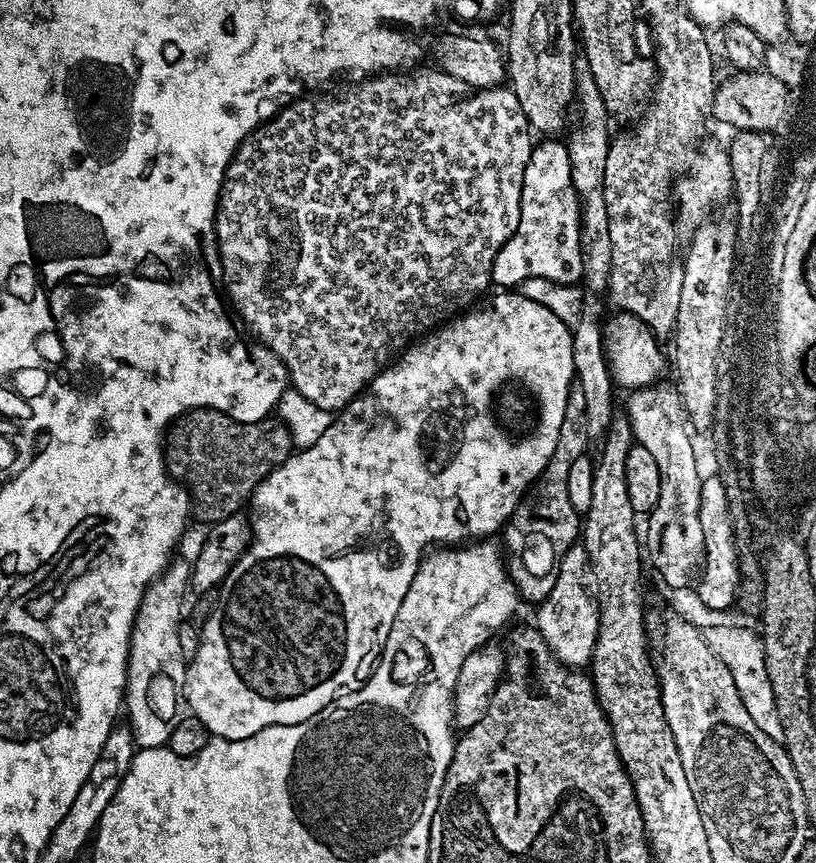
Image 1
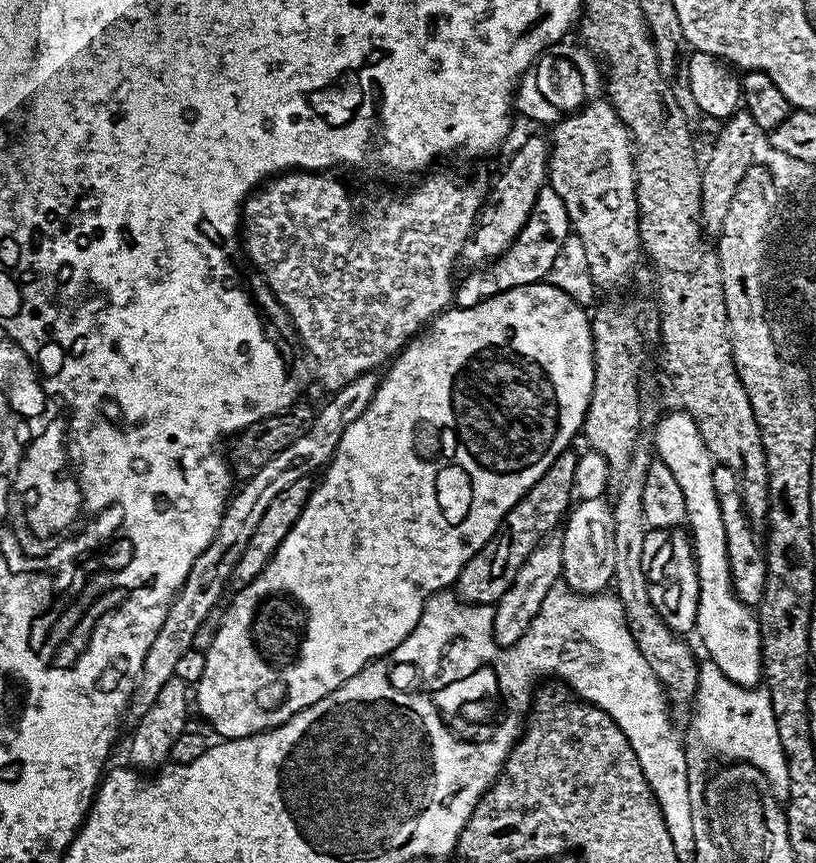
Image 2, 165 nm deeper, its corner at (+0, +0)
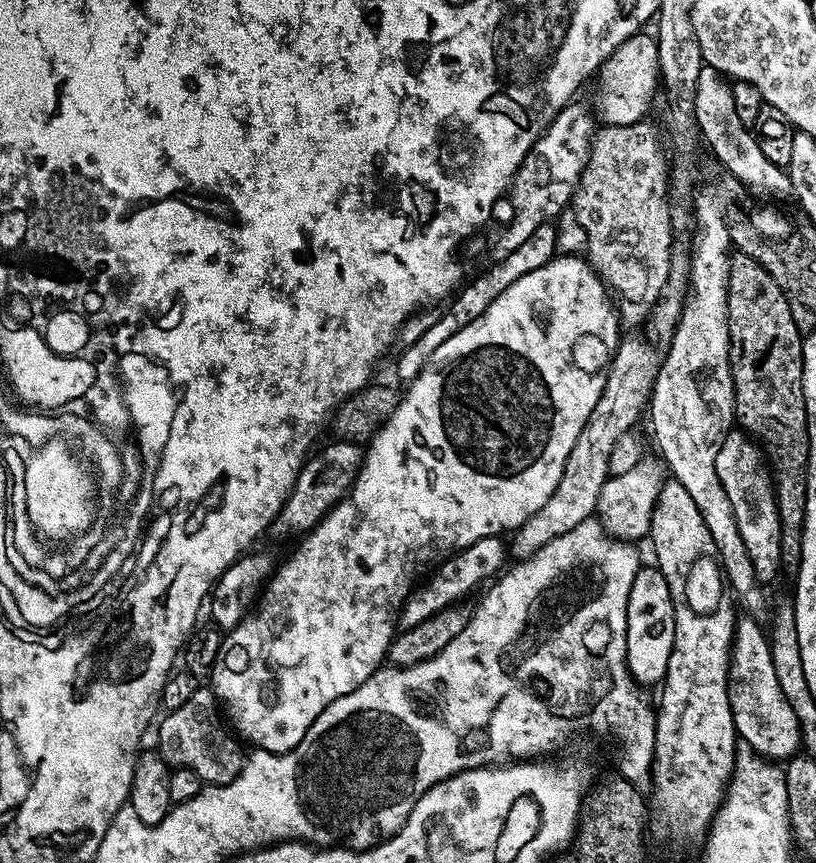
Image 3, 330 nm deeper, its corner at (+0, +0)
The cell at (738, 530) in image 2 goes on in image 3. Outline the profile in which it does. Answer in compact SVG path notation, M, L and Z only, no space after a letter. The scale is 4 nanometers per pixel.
M733 430L726 434L722 450L718 450L716 469L718 482L722 482L722 490L726 490L726 498L730 498L730 506L734 509L734 522L738 522L738 534L742 534L742 542L750 554L754 574L761 585L768 586L768 583L782 572L784 559L776 491L772 489L772 473L766 463L765 453L749 433Z

